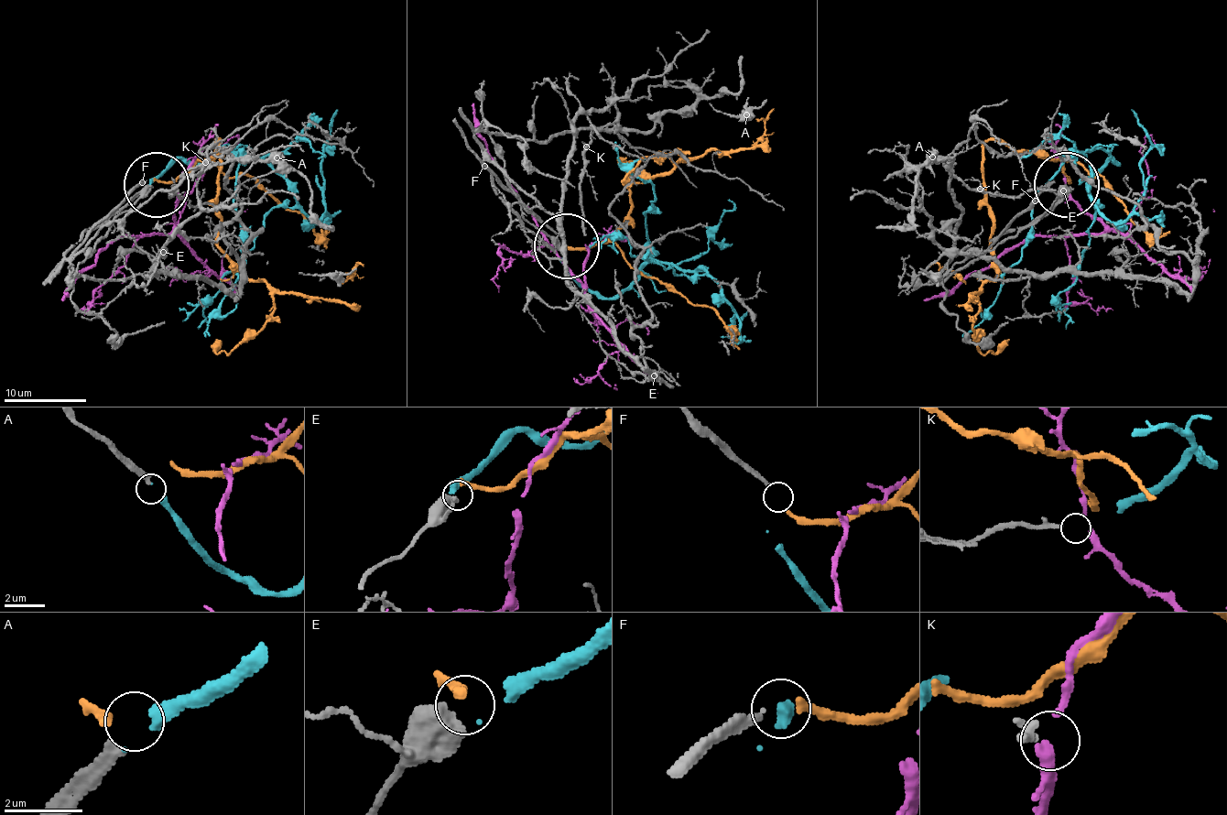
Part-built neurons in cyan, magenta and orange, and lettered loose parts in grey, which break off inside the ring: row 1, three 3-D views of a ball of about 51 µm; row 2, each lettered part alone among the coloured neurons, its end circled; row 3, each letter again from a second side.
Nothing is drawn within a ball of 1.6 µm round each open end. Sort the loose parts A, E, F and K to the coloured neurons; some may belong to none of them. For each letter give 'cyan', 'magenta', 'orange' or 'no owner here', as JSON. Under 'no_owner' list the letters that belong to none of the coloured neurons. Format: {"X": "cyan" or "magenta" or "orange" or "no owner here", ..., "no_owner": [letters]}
{"A": "cyan", "E": "no owner here", "F": "orange", "K": "magenta", "no_owner": ["E"]}

